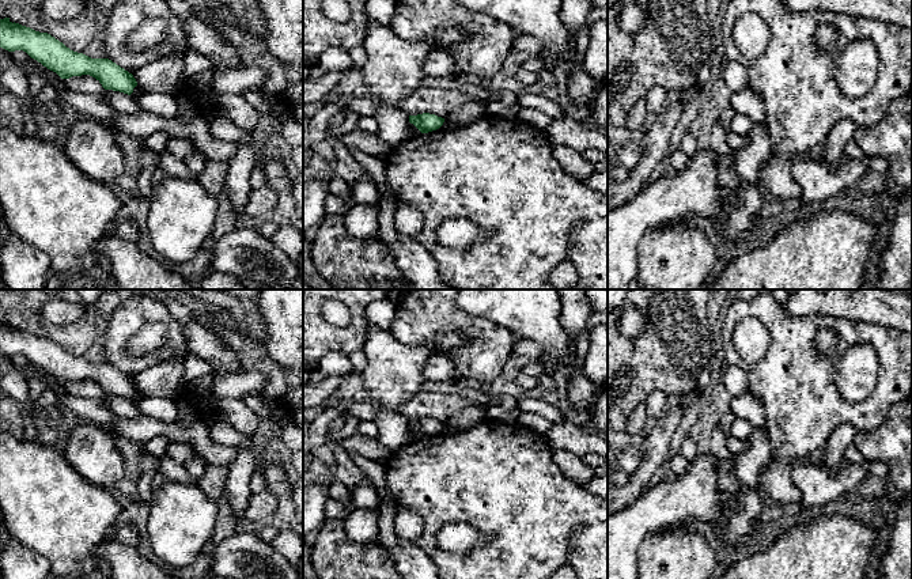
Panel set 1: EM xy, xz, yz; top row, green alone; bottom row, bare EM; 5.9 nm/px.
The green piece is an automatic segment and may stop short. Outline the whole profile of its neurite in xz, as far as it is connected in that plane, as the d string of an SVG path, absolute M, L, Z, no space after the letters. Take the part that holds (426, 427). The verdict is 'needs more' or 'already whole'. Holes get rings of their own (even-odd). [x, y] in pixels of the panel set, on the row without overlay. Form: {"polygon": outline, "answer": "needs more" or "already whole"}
{"polygon": "M423 417L409 420L409 427L413 428L421 438L428 438L439 434L443 429L444 423L429 417Z", "answer": "already whole"}

